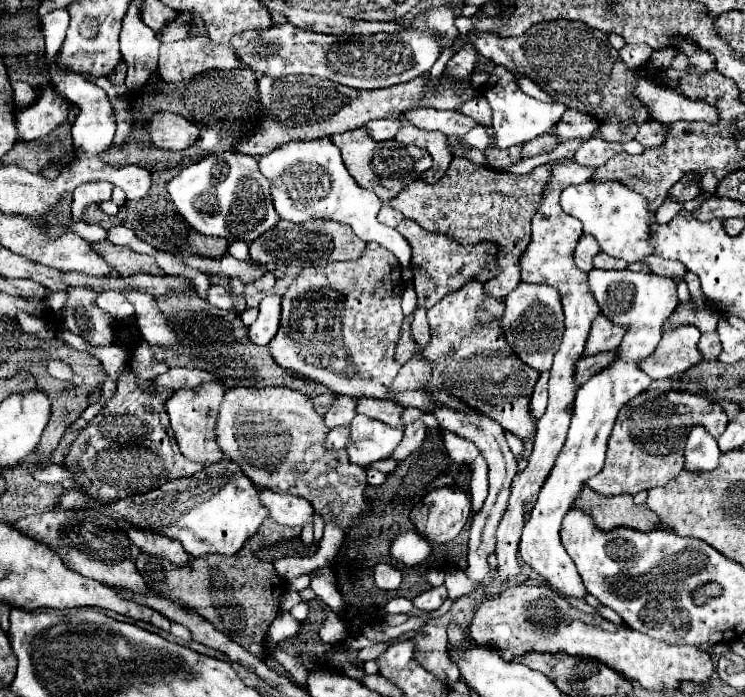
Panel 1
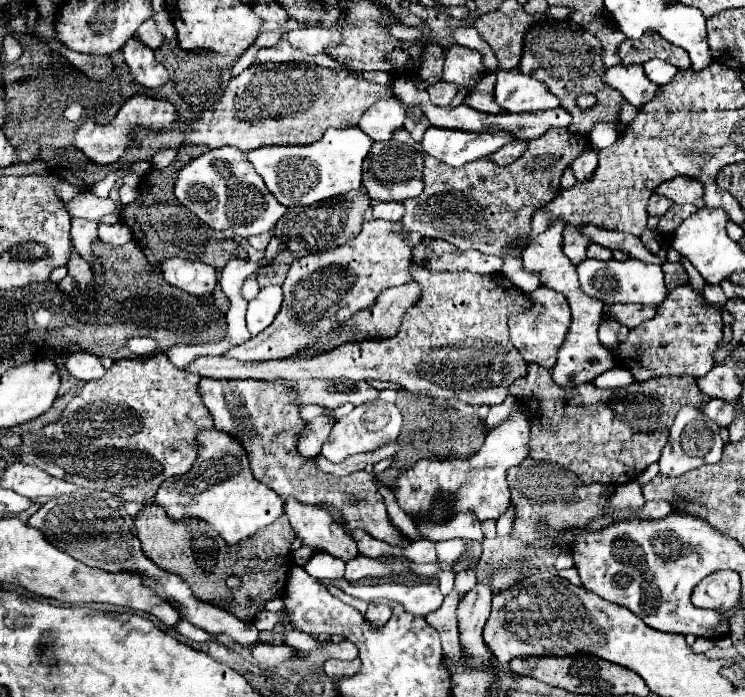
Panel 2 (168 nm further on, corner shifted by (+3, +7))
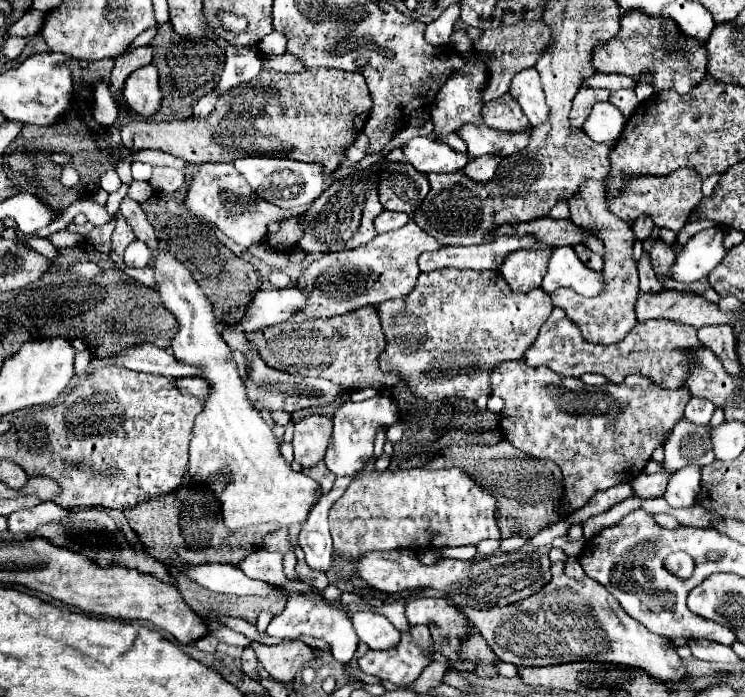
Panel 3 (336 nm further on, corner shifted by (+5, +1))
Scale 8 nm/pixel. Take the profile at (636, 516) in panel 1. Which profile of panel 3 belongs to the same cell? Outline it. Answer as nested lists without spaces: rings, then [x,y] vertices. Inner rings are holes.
[[[501,440],[493,446],[449,446],[443,448],[435,458],[431,458],[423,468],[463,468],[477,484],[483,484],[487,494],[491,494],[499,502],[499,530],[501,538],[509,538],[513,534],[535,536],[545,526],[561,520],[555,514],[555,506],[563,500],[563,482],[561,470],[551,460],[527,458],[521,450],[515,450],[507,440]]]

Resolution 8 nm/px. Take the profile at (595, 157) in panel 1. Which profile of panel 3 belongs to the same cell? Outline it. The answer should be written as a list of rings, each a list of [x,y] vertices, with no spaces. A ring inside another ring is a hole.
[[[603,180],[583,182],[581,192],[569,200],[569,210],[571,222],[577,222],[577,226],[583,226],[587,230],[595,230],[595,234],[599,234],[599,240],[605,246],[605,256],[603,256],[605,266],[601,270],[605,288],[603,288],[603,294],[595,298],[583,298],[575,294],[575,290],[559,288],[551,294],[553,306],[565,310],[567,318],[577,324],[577,328],[581,330],[581,336],[587,342],[615,344],[625,338],[631,326],[637,324],[635,298],[639,296],[639,276],[637,276],[637,264],[633,262],[633,230],[627,222],[623,222],[619,216],[607,210]]]

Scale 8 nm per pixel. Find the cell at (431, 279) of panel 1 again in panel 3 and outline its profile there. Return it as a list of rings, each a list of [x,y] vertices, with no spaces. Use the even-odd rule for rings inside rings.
[[[361,306],[343,316],[305,320],[299,324],[281,322],[263,330],[247,332],[245,336],[259,348],[259,354],[271,368],[293,376],[327,378],[345,390],[387,390],[399,382],[397,374],[389,378],[379,370],[379,354],[385,350],[385,336],[375,306]]]

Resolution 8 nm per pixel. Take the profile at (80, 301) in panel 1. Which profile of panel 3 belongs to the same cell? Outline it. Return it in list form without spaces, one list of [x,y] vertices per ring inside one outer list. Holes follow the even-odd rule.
[[[59,230],[59,232],[51,234],[47,240],[49,240],[53,246],[59,246],[59,248],[71,248],[71,246],[77,246],[77,244],[83,240],[83,236],[81,236],[81,234],[71,234],[71,232],[67,232],[67,230]]]

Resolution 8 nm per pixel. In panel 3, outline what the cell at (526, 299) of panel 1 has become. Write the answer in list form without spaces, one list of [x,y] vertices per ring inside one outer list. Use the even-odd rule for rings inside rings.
[[[555,308],[547,318],[547,322],[541,326],[535,344],[525,352],[523,358],[527,360],[529,366],[547,366],[553,372],[563,376],[579,378],[585,372],[593,372],[593,374],[603,374],[613,384],[619,384],[625,380],[625,376],[639,374],[649,378],[657,386],[677,388],[683,386],[689,368],[689,360],[683,352],[697,346],[701,346],[701,342],[693,326],[667,322],[667,320],[637,322],[629,330],[629,334],[617,344],[609,344],[609,346],[591,344],[583,340],[579,328],[573,322],[569,322],[565,312],[561,308]]]

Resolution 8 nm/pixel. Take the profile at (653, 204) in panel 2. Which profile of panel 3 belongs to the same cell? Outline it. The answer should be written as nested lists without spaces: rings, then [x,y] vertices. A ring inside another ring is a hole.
[[[639,216],[635,222],[633,222],[633,234],[635,234],[635,240],[645,240],[651,236],[655,224],[651,222],[651,218],[645,218],[645,216]]]

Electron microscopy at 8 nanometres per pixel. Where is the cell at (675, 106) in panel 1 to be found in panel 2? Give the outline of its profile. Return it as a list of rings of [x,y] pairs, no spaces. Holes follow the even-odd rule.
[[[617,64],[607,68],[603,82],[611,88],[617,88],[635,108],[641,108],[641,104],[653,100],[657,96],[657,84],[653,84],[641,64]]]

